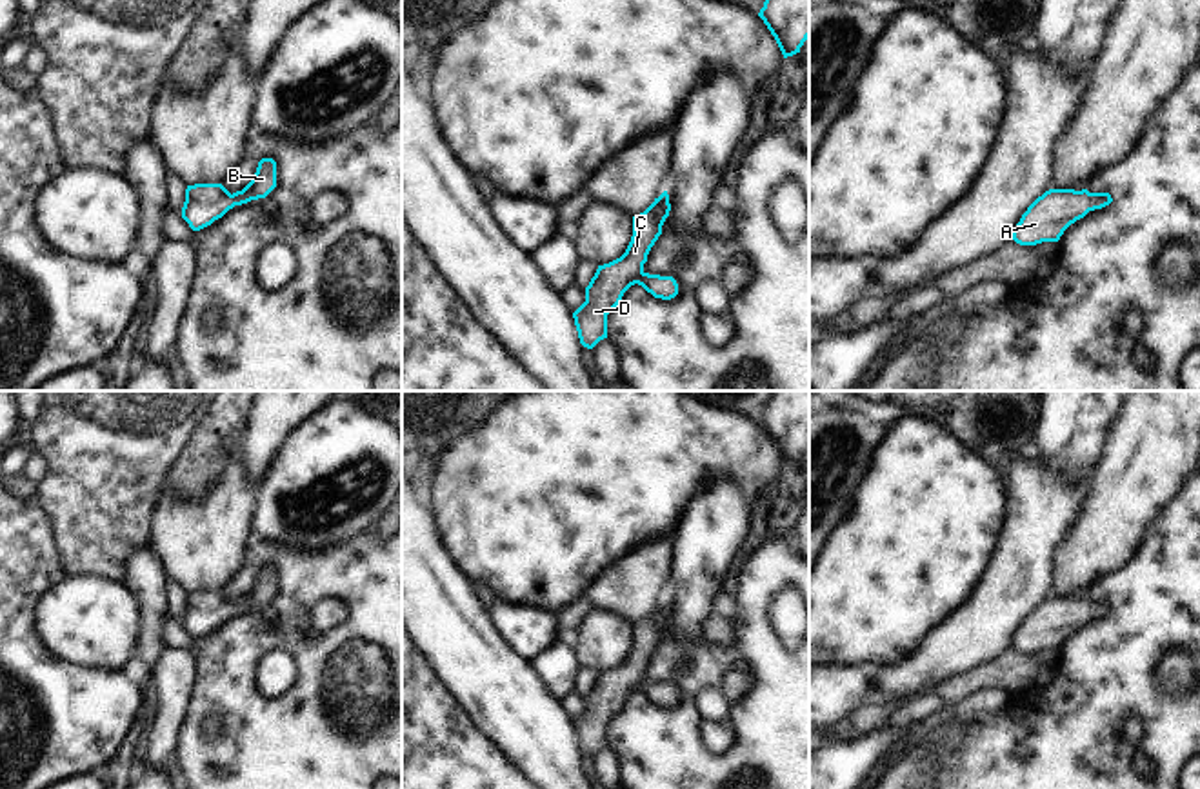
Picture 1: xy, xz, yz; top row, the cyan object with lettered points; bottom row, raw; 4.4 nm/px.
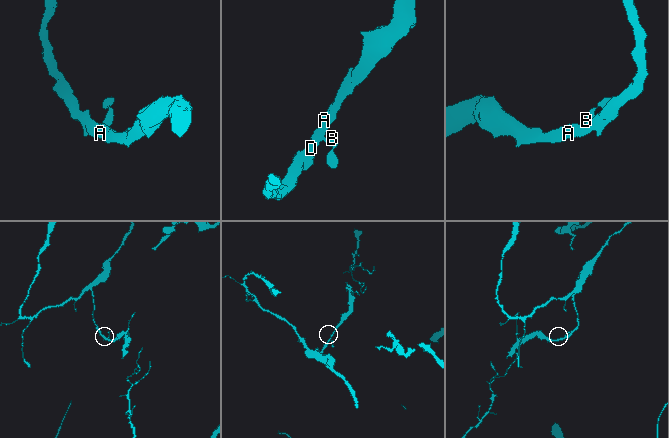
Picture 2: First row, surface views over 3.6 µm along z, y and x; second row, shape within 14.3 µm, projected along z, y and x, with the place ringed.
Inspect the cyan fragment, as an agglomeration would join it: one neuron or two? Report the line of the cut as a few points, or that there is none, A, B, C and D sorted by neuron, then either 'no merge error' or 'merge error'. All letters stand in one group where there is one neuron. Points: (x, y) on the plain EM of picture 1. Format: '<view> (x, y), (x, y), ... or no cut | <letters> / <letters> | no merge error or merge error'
no cut | A B C D | no merge error

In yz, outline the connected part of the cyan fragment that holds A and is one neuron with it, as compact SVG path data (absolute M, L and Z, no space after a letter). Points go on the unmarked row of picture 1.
M1049 596L1022 622L1013 636L1013 647L1020 653L1058 649L1071 631L1084 625L1089 618L1102 616L1111 609L1113 605L1109 600Z

